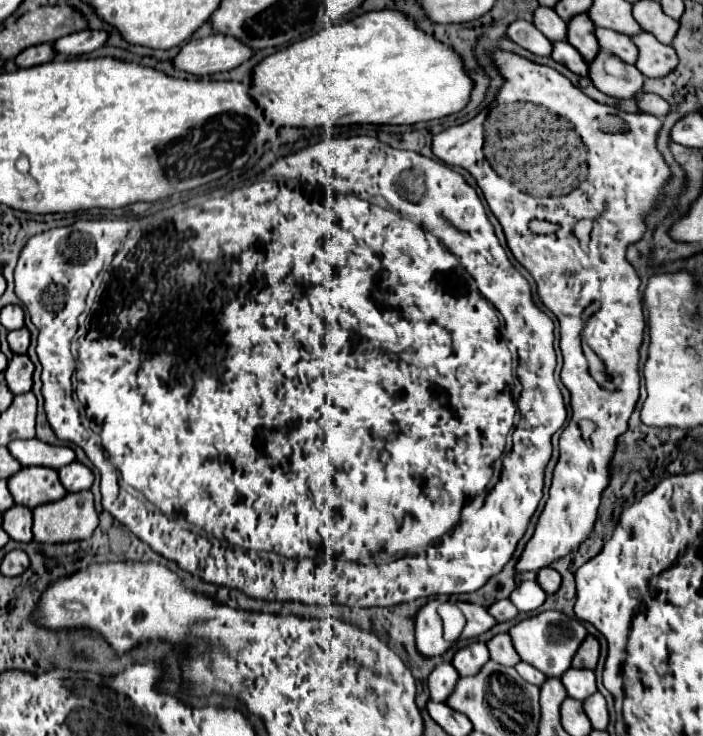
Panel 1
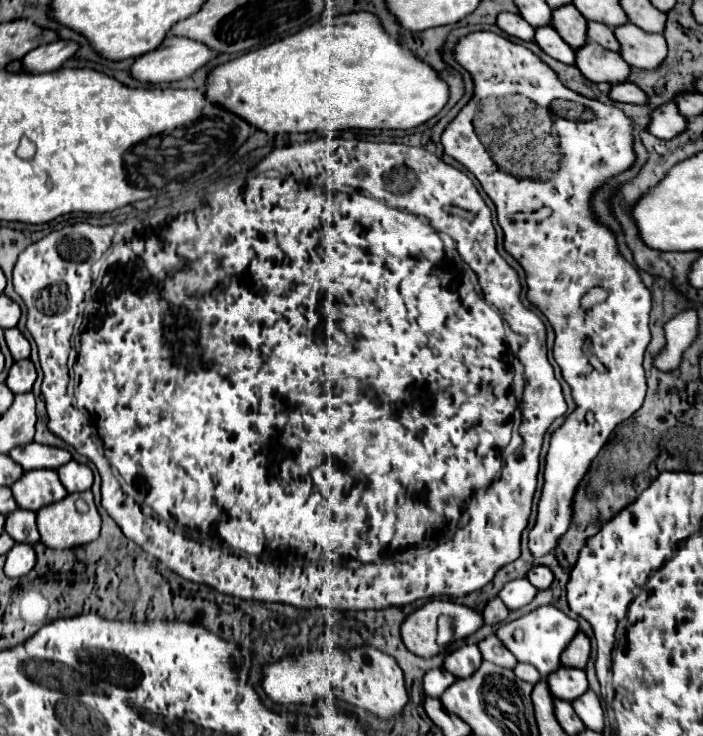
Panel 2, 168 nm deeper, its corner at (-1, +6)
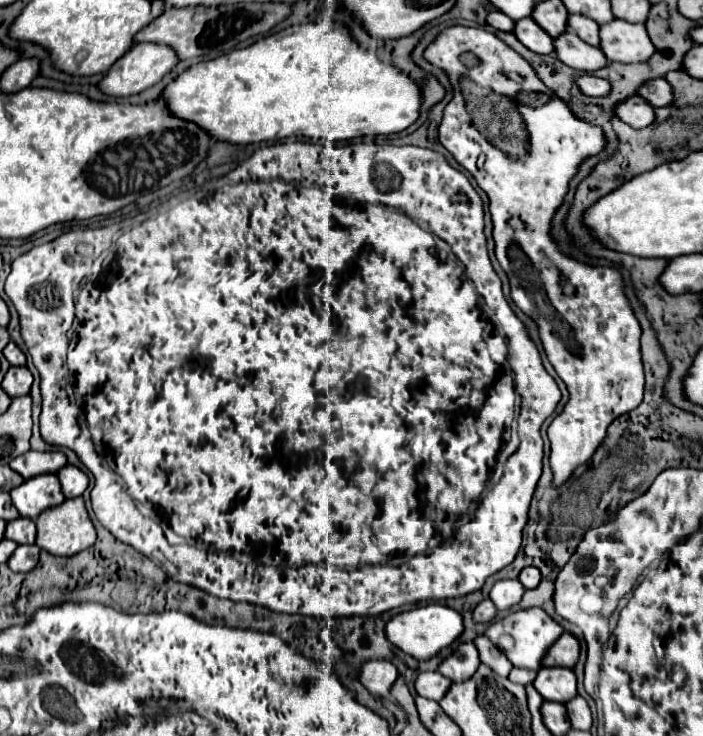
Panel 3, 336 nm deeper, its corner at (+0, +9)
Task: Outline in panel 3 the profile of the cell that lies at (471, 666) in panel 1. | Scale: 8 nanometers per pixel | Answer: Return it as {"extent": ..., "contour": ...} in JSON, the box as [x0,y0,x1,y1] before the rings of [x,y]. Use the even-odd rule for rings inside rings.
{"extent":[439,642,479,682],"contour":[[[465,642],[461,644],[449,658],[443,660],[443,664],[439,666],[439,672],[449,678],[451,682],[463,682],[469,680],[475,670],[479,668],[479,654],[473,642]]]}

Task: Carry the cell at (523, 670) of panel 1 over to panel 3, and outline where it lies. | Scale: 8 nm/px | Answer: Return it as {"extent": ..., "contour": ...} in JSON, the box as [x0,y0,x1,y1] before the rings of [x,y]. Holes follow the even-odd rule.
{"extent":[509,668,535,686],"contour":[[[513,668],[511,670],[511,674],[509,674],[509,680],[511,682],[517,682],[517,684],[523,684],[523,686],[527,686],[527,684],[531,684],[533,680],[535,680],[535,670],[525,670],[525,668]]]}

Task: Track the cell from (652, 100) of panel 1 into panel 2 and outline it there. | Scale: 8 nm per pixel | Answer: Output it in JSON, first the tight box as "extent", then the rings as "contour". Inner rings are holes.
{"extent":[610,83,648,105],"contour":[[[622,83],[614,85],[610,89],[610,99],[620,101],[620,103],[632,103],[632,105],[648,105],[648,95],[634,83]]]}

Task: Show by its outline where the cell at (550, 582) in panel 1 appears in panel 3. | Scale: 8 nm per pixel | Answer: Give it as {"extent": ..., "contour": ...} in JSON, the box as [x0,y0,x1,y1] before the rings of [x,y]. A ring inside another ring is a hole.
{"extent":[519,568,541,588],"contour":[[[523,568],[521,574],[519,574],[519,582],[525,586],[525,588],[535,588],[541,580],[541,572],[537,568]]]}

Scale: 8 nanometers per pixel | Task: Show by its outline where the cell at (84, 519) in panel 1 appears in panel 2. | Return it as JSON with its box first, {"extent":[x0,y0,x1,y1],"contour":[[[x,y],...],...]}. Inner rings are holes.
{"extent":[36,490,100,549],"contour":[[[91,490],[66,495],[62,501],[42,507],[36,513],[36,521],[38,521],[40,541],[50,549],[68,549],[68,547],[84,545],[88,541],[94,541],[100,533],[100,515],[96,511]]]}

